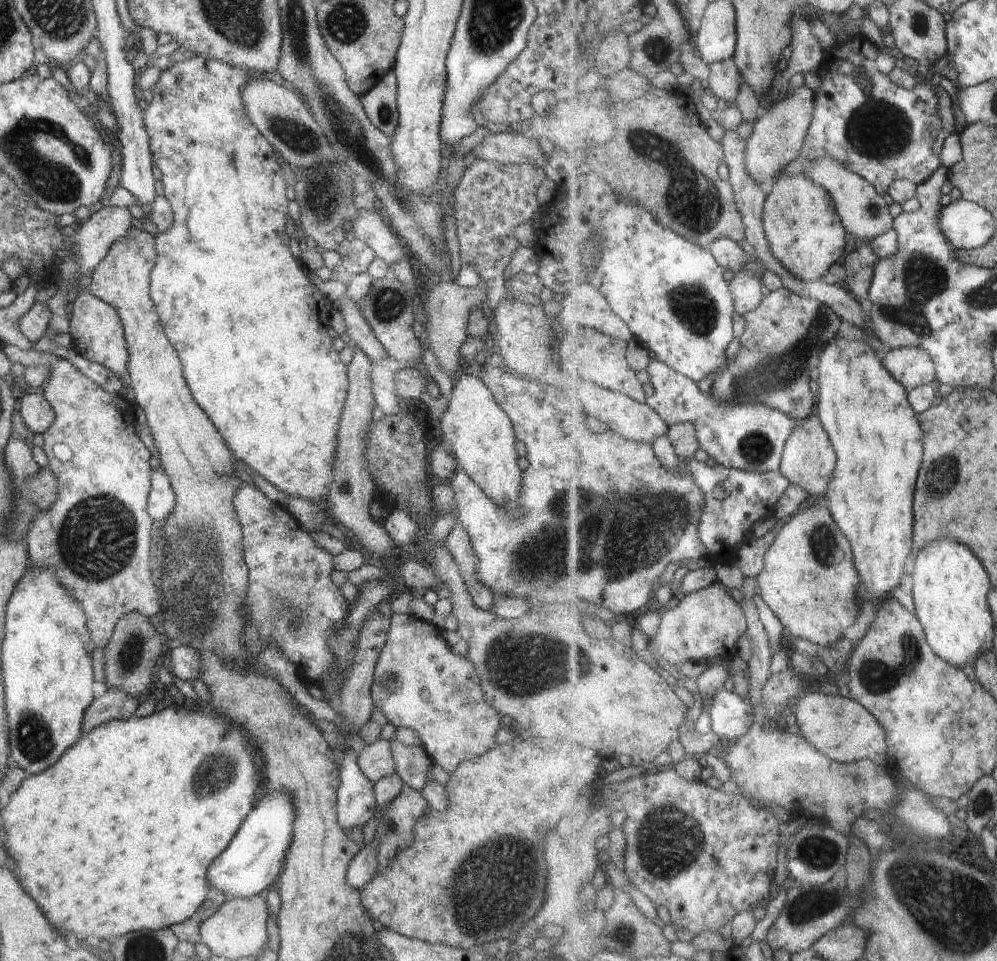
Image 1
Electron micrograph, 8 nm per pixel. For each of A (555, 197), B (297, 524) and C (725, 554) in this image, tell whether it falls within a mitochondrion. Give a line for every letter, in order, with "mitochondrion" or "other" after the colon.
A: other
B: other
C: other

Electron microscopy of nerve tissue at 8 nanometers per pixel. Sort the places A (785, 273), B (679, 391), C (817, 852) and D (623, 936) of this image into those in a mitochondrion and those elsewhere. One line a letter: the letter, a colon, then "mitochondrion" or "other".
A: other
B: other
C: mitochondrion
D: mitochondrion

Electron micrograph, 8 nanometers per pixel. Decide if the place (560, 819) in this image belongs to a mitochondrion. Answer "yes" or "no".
no

